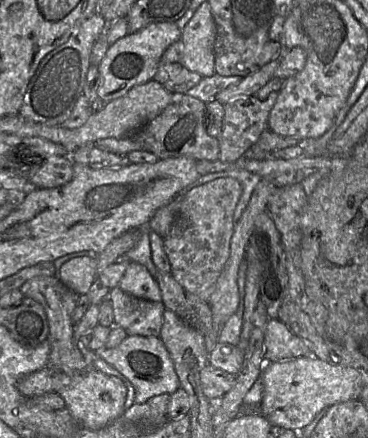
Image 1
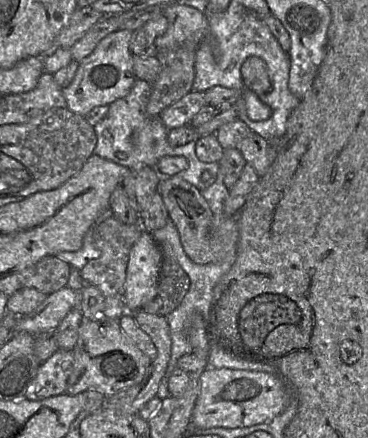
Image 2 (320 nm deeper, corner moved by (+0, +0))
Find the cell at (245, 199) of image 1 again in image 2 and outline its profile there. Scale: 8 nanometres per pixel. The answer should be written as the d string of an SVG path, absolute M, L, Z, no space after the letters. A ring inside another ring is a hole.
M136 79L128 95L109 105L109 112L106 117L93 127L97 137L93 153L129 169L138 169L143 166L155 167L157 162L165 156L183 156L188 160L188 168L176 175L195 186L199 191L205 190L215 182L220 169L219 164L200 161L196 155L195 141L183 146L170 146L167 139L169 129L163 124L159 116L151 117L146 112L151 88L151 83ZM204 171L209 171L212 175L210 180L205 182L201 179Z

